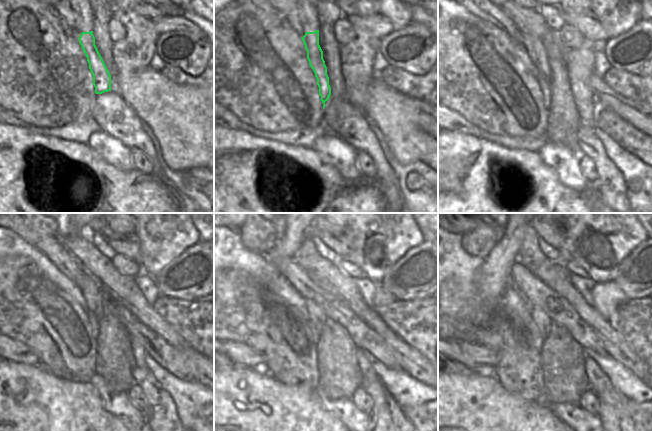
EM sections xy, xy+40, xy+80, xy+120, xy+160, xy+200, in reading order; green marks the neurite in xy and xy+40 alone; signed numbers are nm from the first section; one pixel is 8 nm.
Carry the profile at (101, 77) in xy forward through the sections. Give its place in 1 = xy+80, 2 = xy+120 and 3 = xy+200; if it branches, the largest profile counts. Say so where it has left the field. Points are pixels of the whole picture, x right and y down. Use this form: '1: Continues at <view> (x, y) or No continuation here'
1: Continues at xy+80 (535, 47)
2: Continues at xy+120 (91, 289)
3: Continues at xy+200 (543, 322)

